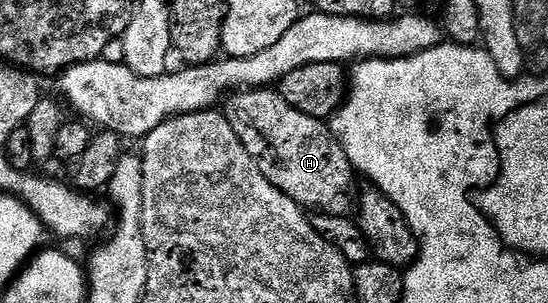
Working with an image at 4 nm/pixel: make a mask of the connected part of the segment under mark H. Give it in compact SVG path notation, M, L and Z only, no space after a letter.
M247 88L231 93L225 99L224 113L248 156L284 196L312 212L349 215L353 211L356 171L323 119L296 112L274 88Z

